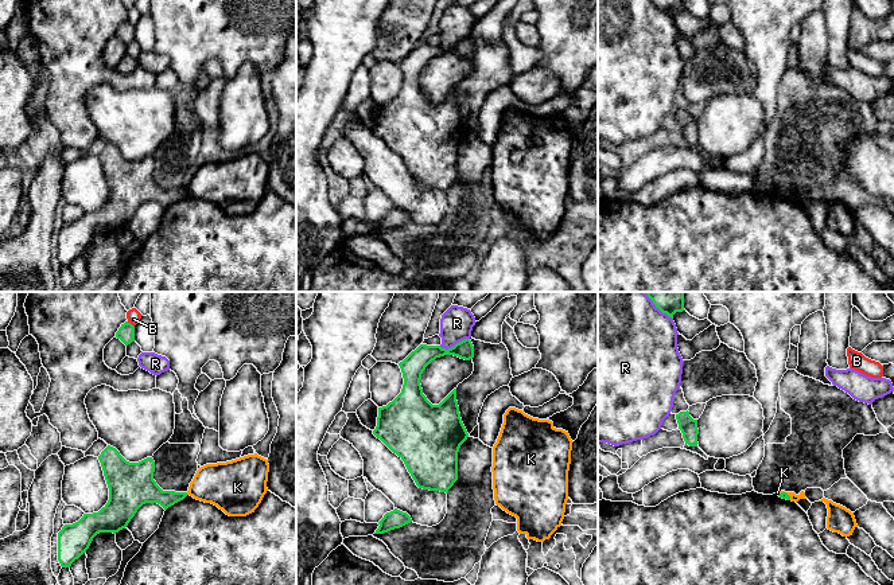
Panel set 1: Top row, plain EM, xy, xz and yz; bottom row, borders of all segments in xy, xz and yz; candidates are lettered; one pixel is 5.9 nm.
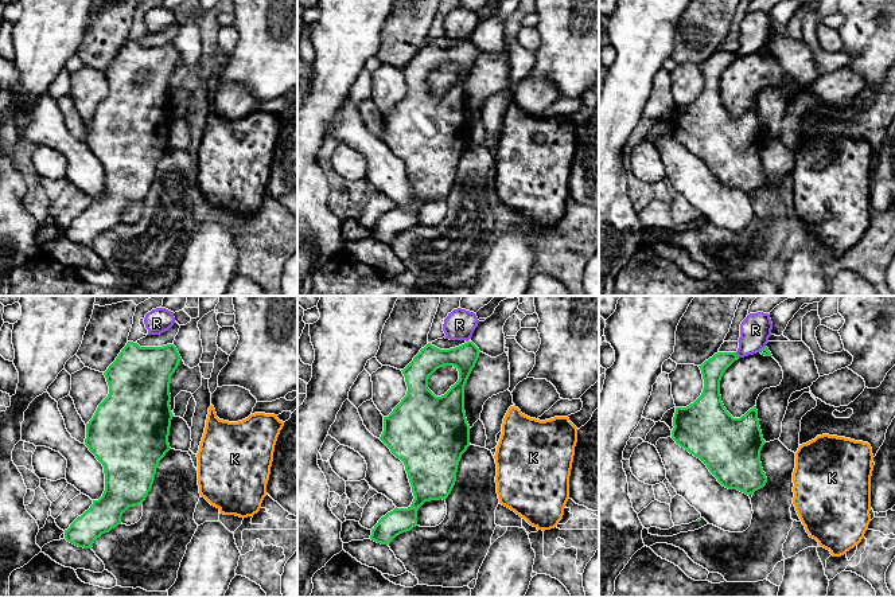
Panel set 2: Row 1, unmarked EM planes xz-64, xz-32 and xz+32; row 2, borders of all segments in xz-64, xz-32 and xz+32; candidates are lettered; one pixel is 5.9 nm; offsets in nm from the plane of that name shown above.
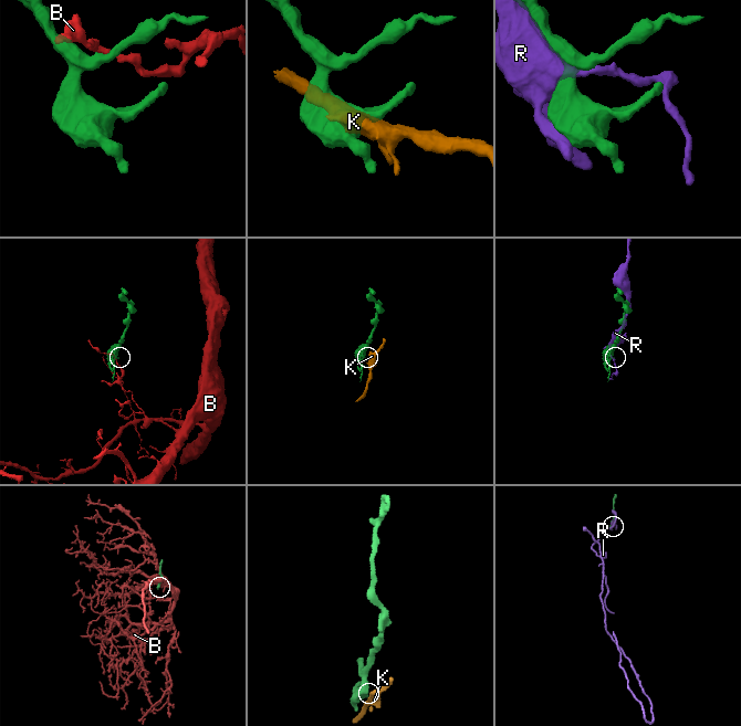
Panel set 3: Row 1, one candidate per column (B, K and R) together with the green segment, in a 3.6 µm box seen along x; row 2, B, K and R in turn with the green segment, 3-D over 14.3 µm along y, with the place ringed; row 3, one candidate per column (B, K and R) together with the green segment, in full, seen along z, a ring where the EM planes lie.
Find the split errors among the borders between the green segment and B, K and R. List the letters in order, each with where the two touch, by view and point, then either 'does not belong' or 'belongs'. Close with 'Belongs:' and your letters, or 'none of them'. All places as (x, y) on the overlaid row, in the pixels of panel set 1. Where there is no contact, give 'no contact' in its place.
B: xy (131, 324) | does not belong
K: yz (785, 492) | does not belong
R: xz (455, 344) | does not belong
Belongs: none of them

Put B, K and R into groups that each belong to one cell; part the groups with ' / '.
B / K / R

